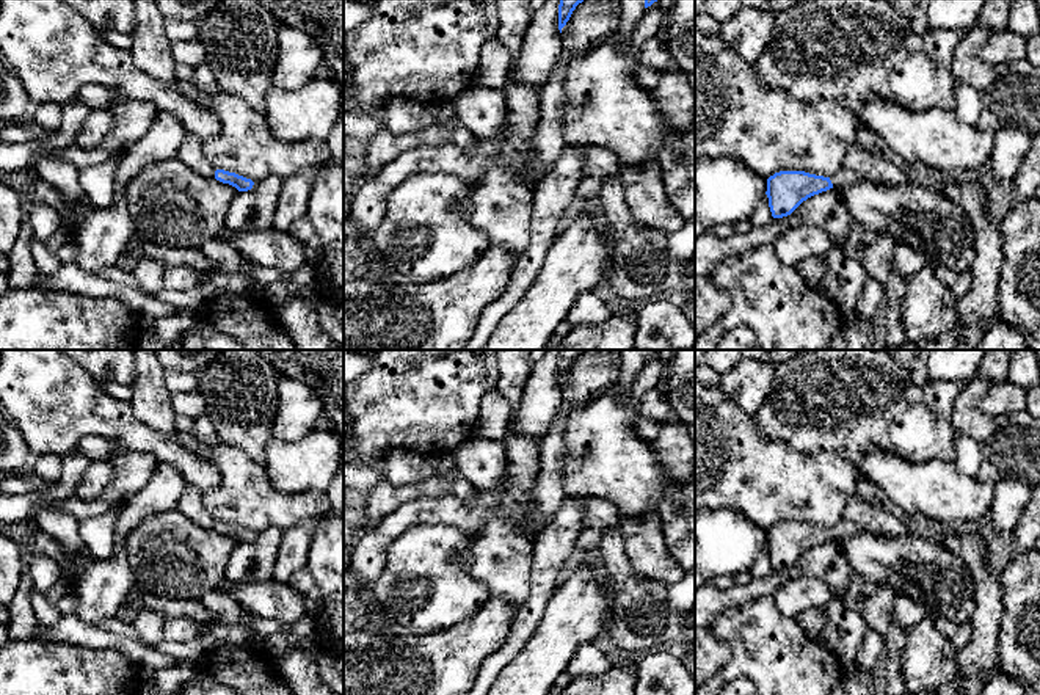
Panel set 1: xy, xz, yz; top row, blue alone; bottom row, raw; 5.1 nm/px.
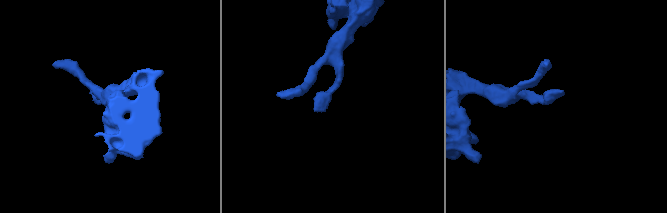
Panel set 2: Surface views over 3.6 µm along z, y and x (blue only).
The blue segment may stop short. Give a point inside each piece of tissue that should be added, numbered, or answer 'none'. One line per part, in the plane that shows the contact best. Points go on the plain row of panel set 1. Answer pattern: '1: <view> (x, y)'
1: yz (843, 529)

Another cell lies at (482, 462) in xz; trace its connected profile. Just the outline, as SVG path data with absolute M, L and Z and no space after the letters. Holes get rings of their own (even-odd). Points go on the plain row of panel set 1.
M474 436L458 446L452 453L460 474L477 491L507 489L507 449L504 441Z

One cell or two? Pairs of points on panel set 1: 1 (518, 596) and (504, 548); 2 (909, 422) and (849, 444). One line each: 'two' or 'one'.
1: one
2: one

